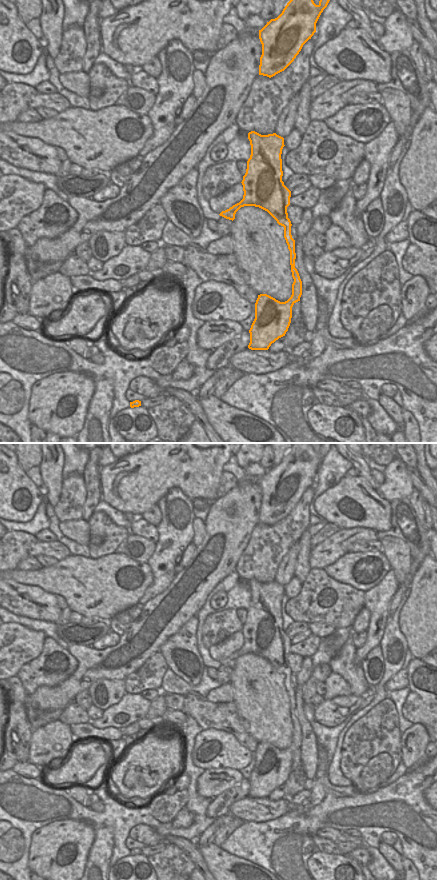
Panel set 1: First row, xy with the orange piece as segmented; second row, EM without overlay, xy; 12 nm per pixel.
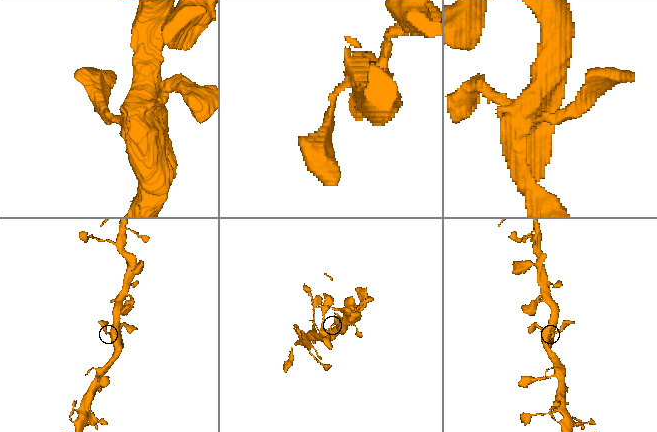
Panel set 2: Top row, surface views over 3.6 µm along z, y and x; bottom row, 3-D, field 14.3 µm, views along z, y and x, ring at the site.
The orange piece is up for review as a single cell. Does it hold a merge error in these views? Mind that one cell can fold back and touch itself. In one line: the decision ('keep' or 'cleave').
keep

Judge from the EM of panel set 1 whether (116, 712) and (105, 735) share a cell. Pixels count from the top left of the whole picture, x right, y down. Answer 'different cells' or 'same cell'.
different cells

